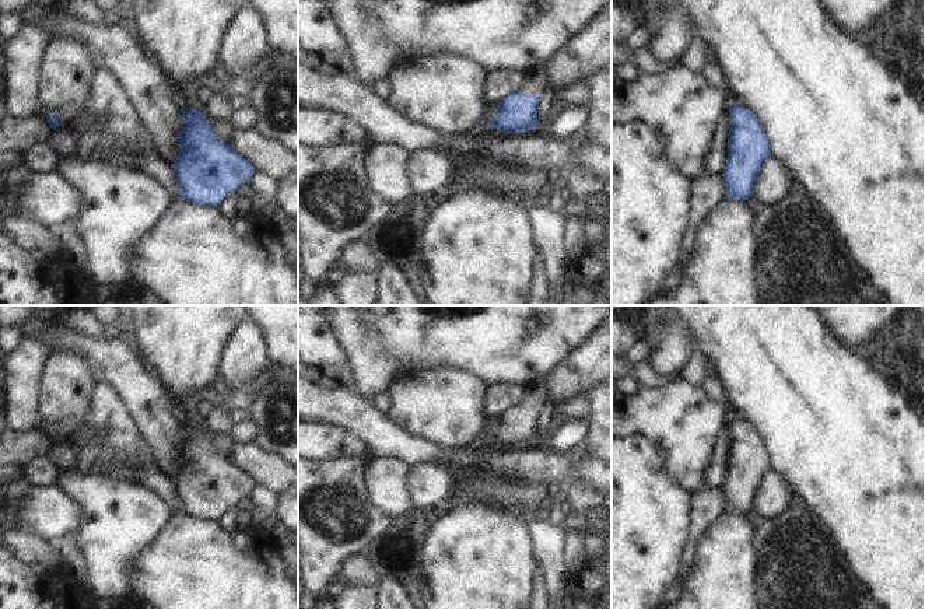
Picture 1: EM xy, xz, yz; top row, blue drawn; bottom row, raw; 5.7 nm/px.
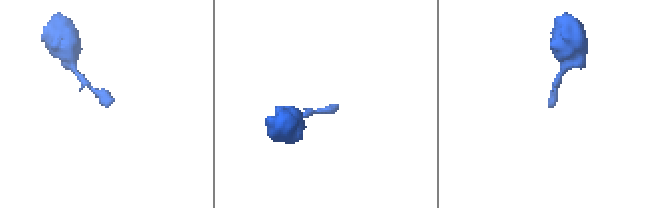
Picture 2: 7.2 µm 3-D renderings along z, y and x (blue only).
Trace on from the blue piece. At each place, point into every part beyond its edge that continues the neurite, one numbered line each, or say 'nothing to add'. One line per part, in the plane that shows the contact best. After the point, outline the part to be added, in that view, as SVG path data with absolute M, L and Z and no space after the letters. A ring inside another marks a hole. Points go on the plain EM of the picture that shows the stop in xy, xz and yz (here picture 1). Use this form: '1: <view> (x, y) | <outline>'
1: xz (535, 395) | M536 379L525 384L526 393L525 398L519 402L521 407L530 410L542 410L543 402L547 398L544 392L544 384L542 379Z

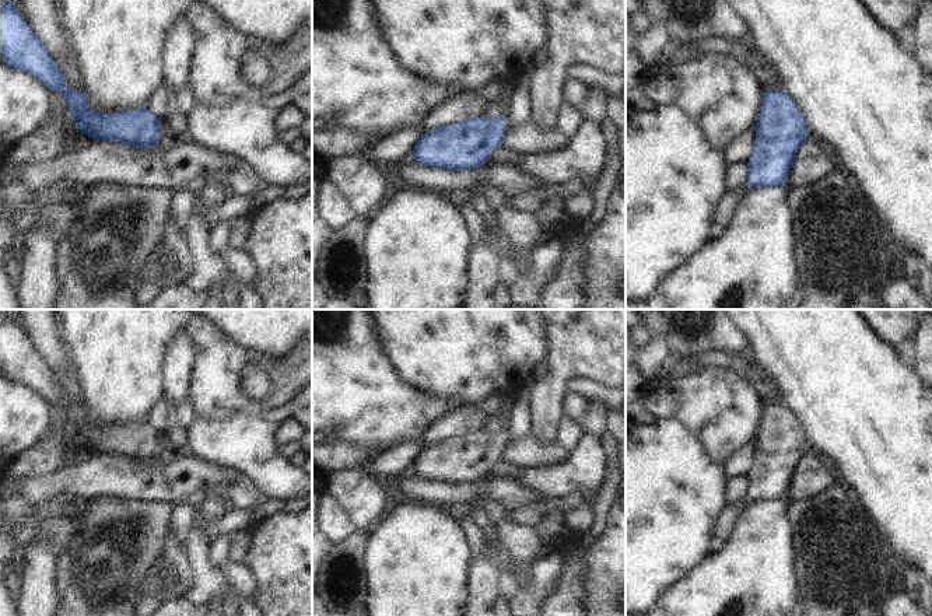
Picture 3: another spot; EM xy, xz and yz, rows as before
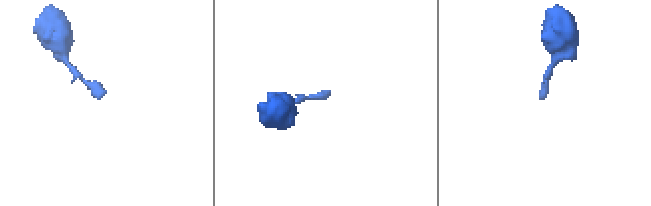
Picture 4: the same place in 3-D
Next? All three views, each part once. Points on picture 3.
1: yz (729, 517) | M749 496L742 497L736 503L725 504L709 539L709 552L719 552L725 546L733 529L739 524L740 517L746 512L747 508L750 508L751 504L753 501Z

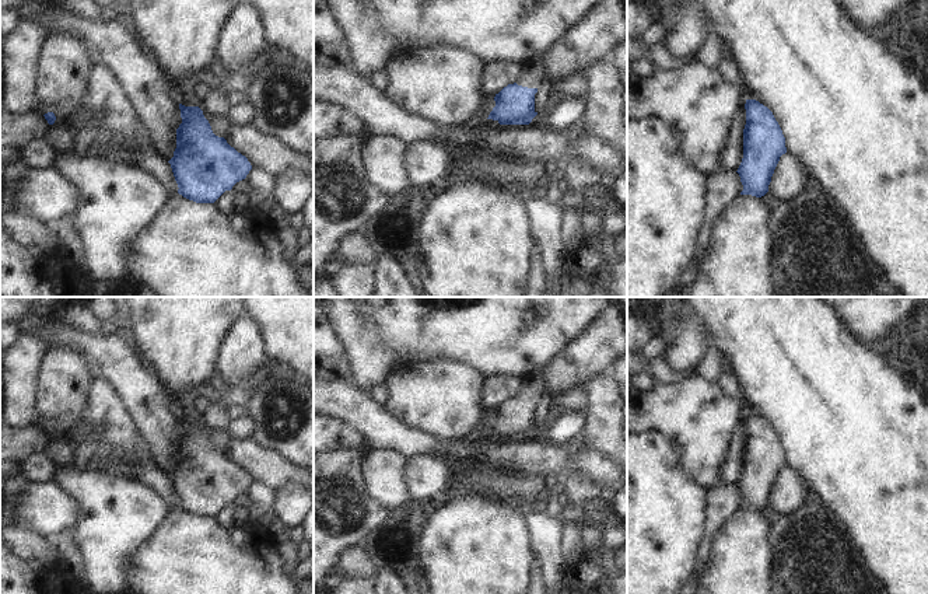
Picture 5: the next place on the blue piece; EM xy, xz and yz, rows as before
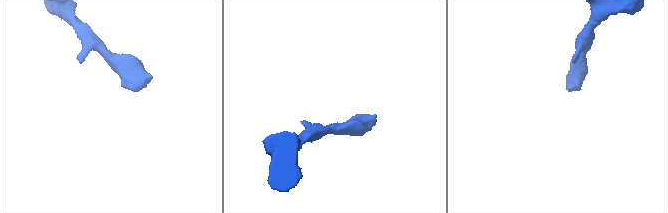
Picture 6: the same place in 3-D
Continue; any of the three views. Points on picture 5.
1: xz (532, 387) | M533 371L522 375L523 385L522 389L516 394L518 399L528 402L539 402L540 394L544 389L542 384L542 375L539 371Z

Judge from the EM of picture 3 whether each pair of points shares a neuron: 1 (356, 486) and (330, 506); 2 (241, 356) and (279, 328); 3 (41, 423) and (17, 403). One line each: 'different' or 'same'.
1: different
2: different
3: same

